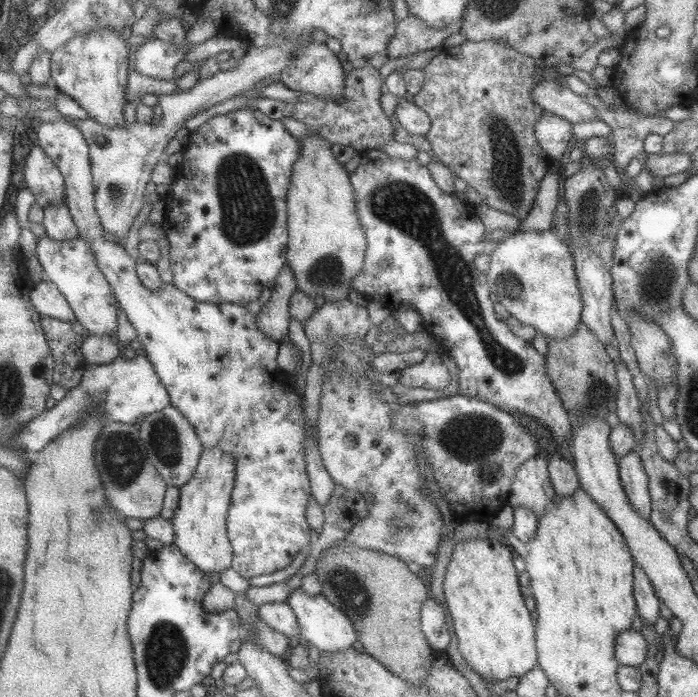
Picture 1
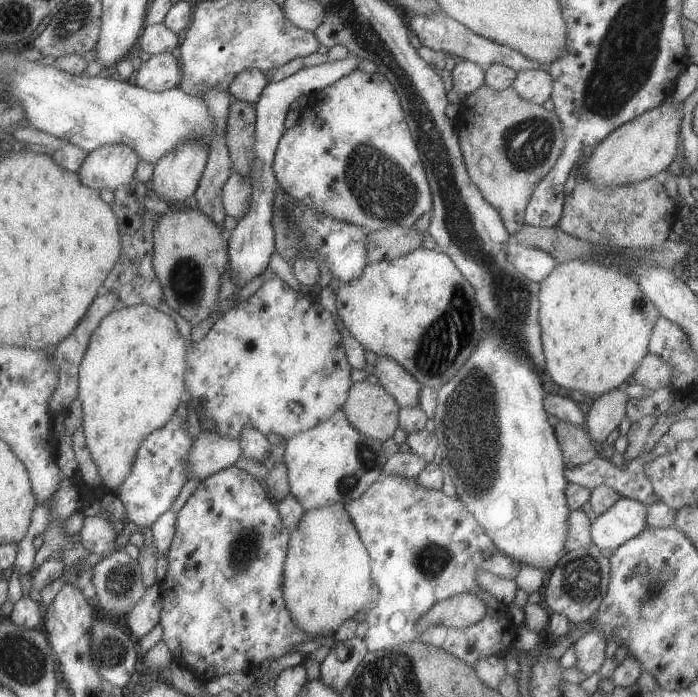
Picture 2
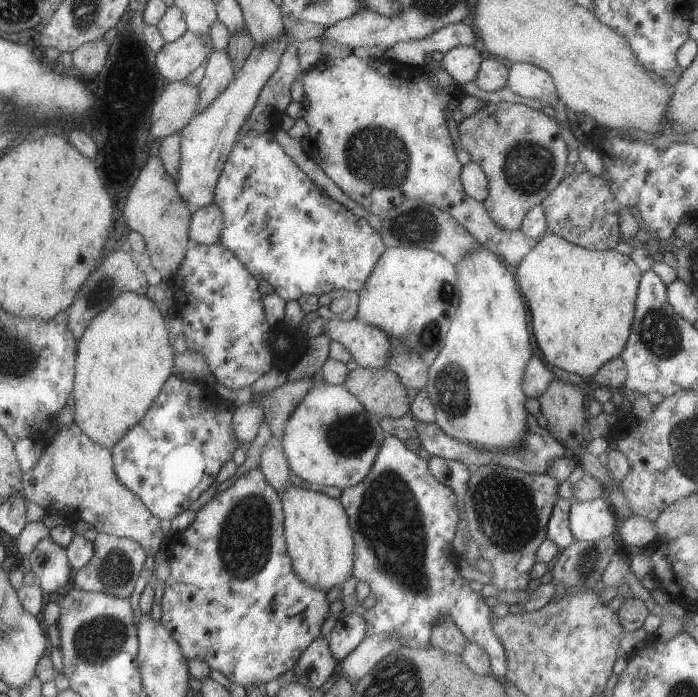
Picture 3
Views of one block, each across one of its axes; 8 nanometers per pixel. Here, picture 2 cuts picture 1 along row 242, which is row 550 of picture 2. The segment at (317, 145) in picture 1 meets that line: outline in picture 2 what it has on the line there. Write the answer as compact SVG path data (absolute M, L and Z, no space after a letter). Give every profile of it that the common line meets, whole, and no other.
M341 503L304 511L297 526L288 533L290 535L283 565L282 595L289 616L293 624L296 624L296 627L301 629L309 639L333 636L339 625L352 616L355 617L365 604L371 604L372 580L367 549L363 546Z

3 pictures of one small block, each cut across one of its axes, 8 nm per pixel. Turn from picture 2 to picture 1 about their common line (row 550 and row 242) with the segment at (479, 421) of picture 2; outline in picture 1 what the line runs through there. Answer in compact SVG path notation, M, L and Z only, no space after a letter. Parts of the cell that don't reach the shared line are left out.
M553 230L513 231L496 244L489 256L489 269L485 274L488 288L509 315L515 317L521 324L534 328L536 332L540 332L547 338L561 340L571 336L577 330L583 303L580 290L577 288L574 258L565 241L557 237Z

